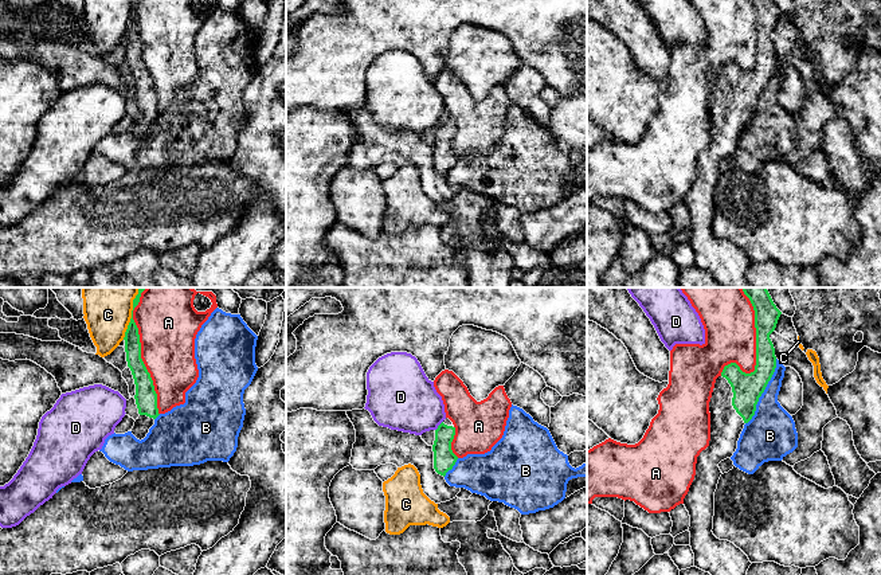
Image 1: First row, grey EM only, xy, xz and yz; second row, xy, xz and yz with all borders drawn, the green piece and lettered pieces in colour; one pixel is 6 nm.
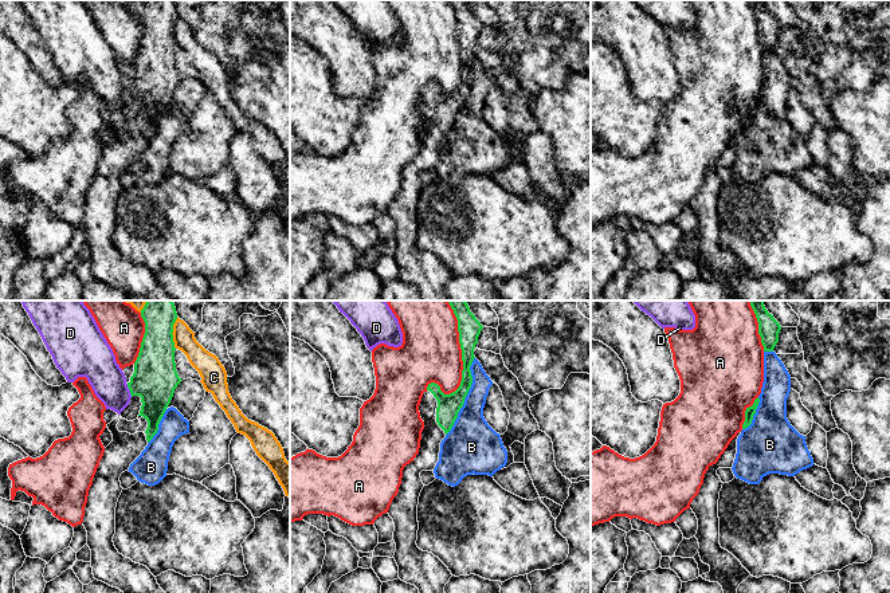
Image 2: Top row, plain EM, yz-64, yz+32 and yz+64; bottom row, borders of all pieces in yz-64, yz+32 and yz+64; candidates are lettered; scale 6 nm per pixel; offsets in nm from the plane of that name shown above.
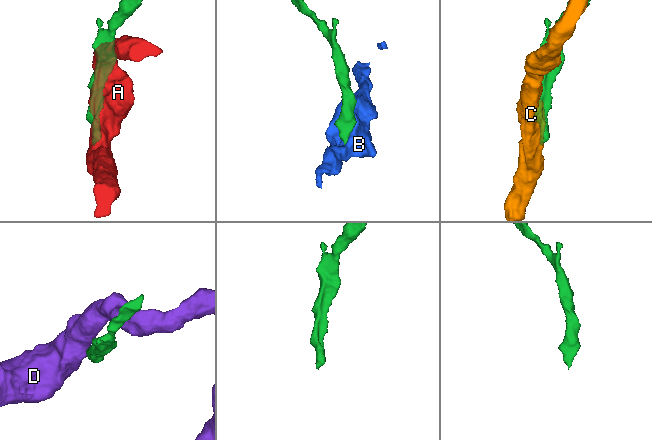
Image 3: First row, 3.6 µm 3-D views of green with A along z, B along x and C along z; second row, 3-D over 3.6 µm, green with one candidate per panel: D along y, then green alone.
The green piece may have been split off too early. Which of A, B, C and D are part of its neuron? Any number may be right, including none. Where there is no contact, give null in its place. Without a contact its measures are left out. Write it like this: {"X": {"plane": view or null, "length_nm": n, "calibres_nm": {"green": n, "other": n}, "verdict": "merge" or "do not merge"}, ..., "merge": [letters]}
{"A": {"plane": "xy", "length_nm": 700, "calibres_nm": {"green": 130, "other": 340}, "verdict": "do not merge"}, "B": {"plane": "yz", "length_nm": 440, "calibres_nm": {"green": 180, "other": 280}, "verdict": "do not merge"}, "C": {"plane": "xy", "length_nm": 240, "calibres_nm": {"green": 100, "other": 240}, "verdict": "do not merge"}, "D": {"plane": "xz", "length_nm": 80, "calibres_nm": {"green": 130, "other": 360}, "verdict": "do not merge"}, "merge": []}

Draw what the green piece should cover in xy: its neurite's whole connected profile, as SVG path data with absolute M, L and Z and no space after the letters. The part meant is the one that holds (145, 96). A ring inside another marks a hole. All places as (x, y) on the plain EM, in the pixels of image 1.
M132 9L132 17L130 17L128 28L125 31L124 39L125 39L125 51L126 51L128 66L132 70L134 83L136 83L134 98L136 98L136 103L137 103L138 113L140 113L140 116L136 118L134 125L130 130L137 138L141 140L146 136L146 133L149 132L149 128L154 124L154 118L160 113L158 113L158 107L157 107L157 93L154 90L153 79L141 58L140 34L138 34L138 27L133 19L133 9Z

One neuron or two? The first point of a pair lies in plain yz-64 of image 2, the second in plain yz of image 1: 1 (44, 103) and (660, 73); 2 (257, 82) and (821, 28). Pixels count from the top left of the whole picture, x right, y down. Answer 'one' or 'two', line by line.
1: two
2: two

